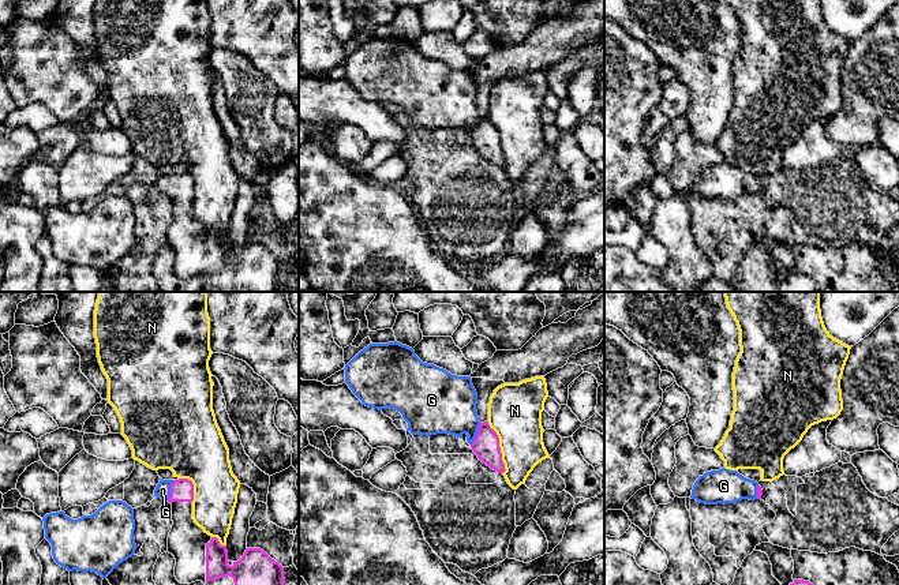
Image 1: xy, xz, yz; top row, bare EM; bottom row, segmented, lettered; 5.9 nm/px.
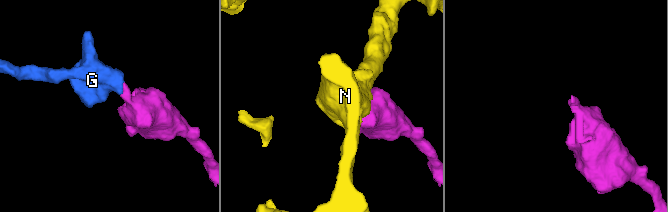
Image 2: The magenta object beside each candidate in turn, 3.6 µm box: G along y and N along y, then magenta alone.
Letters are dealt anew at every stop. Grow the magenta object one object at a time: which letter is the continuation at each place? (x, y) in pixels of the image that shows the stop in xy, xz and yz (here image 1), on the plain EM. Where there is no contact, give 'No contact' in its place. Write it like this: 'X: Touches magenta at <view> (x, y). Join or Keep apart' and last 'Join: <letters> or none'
G: Touches magenta at xz (476, 128). Join
N: Touches magenta at xz (499, 142). Keep apart
Join: G

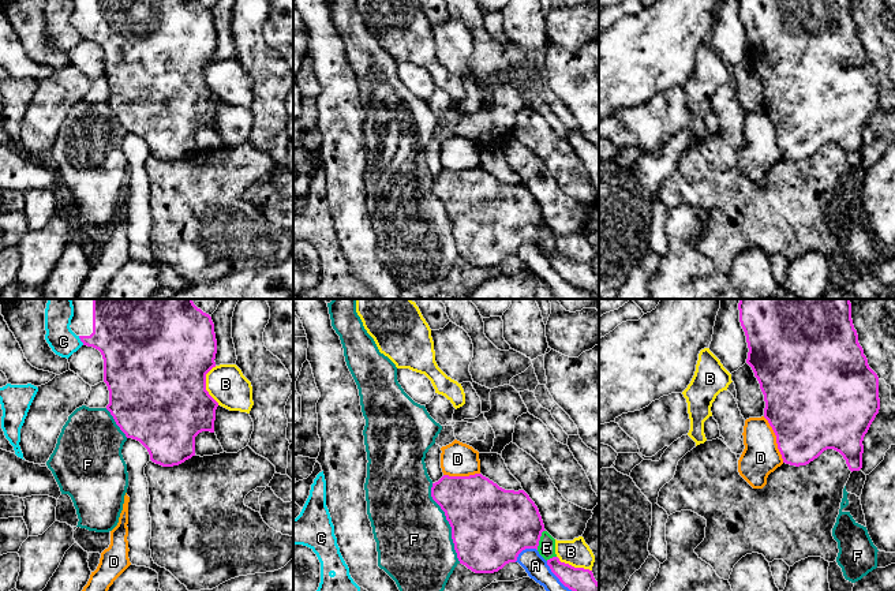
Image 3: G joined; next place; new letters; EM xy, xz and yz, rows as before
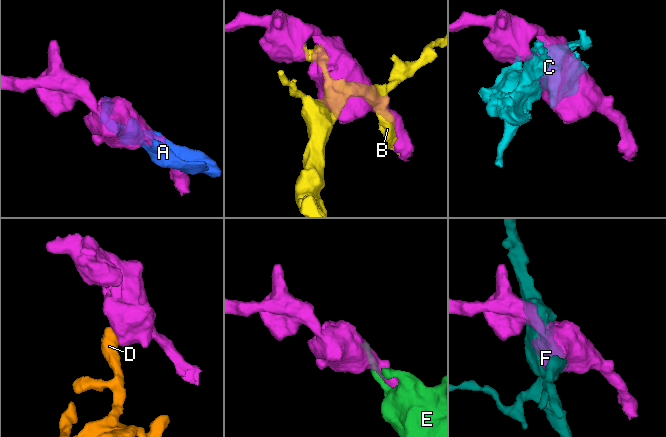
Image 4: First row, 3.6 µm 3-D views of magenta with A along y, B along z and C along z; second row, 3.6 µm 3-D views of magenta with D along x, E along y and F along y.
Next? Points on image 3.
A: Touches magenta at xz (524, 243). Keep apart
B: Touches magenta at xy (205, 79). Keep apart
C: Touches magenta at xy (81, 34). Keep apart
D: Touches magenta at yz (776, 134). Keep apart
E: Touches magenta at xz (539, 234). Keep apart
F: Touches magenta at xz (449, 217). Keep apart
Join: none

